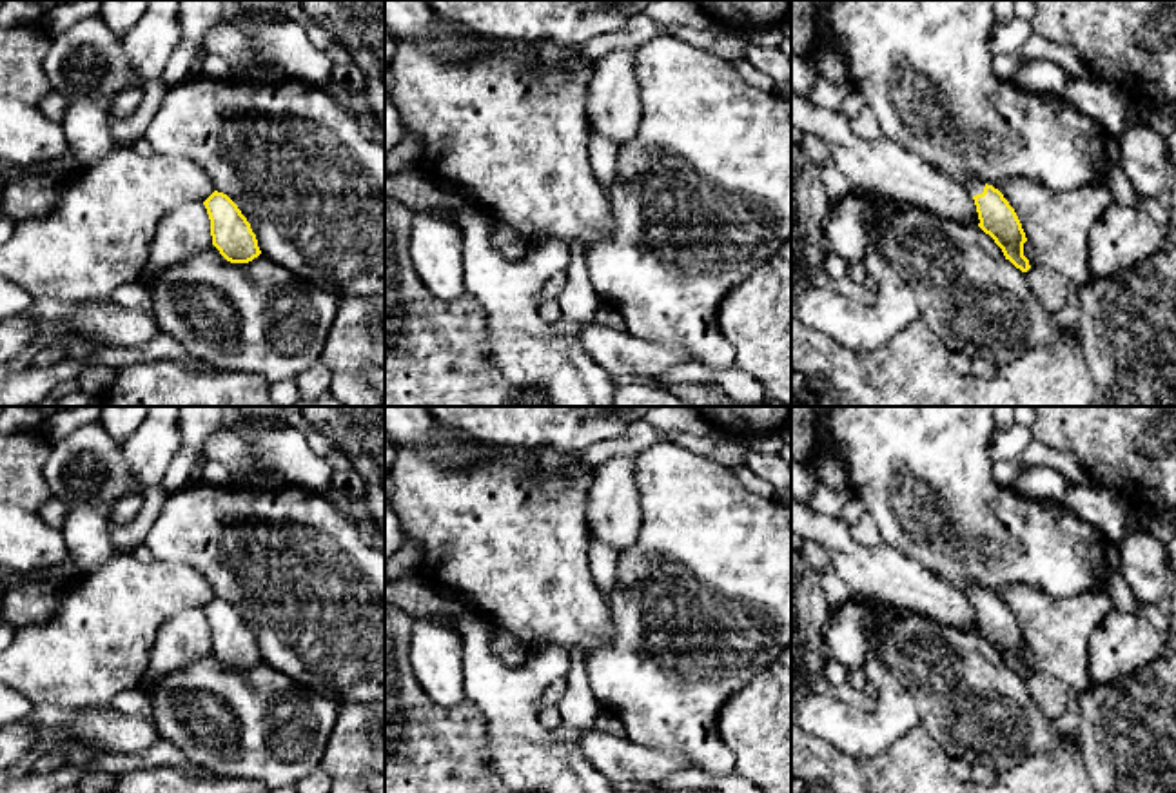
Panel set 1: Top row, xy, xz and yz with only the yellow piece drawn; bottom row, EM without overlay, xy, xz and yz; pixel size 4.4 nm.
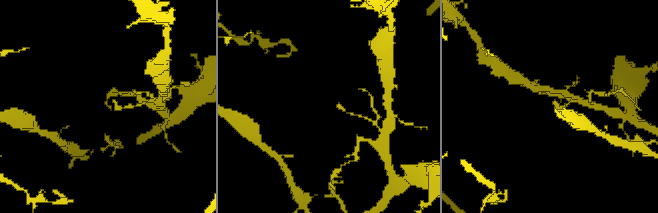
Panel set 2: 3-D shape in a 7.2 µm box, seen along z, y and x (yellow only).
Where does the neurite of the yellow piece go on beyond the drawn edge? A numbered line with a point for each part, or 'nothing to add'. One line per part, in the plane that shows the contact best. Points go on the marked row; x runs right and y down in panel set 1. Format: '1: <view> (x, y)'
1: yz (973, 187)

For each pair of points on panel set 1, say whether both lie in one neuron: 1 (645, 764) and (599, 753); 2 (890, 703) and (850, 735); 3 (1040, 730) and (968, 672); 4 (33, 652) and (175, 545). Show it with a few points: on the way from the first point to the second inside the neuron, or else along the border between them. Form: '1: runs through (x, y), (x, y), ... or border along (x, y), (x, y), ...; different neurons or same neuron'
1: runs through (634, 763), (610, 755); same neuron
2: runs through (881, 712), (859, 734); same neuron
3: runs through (1022, 721), (986, 690); same neuron
4: border along (155, 558), (166, 563), (186, 563), (196, 572); different neurons

